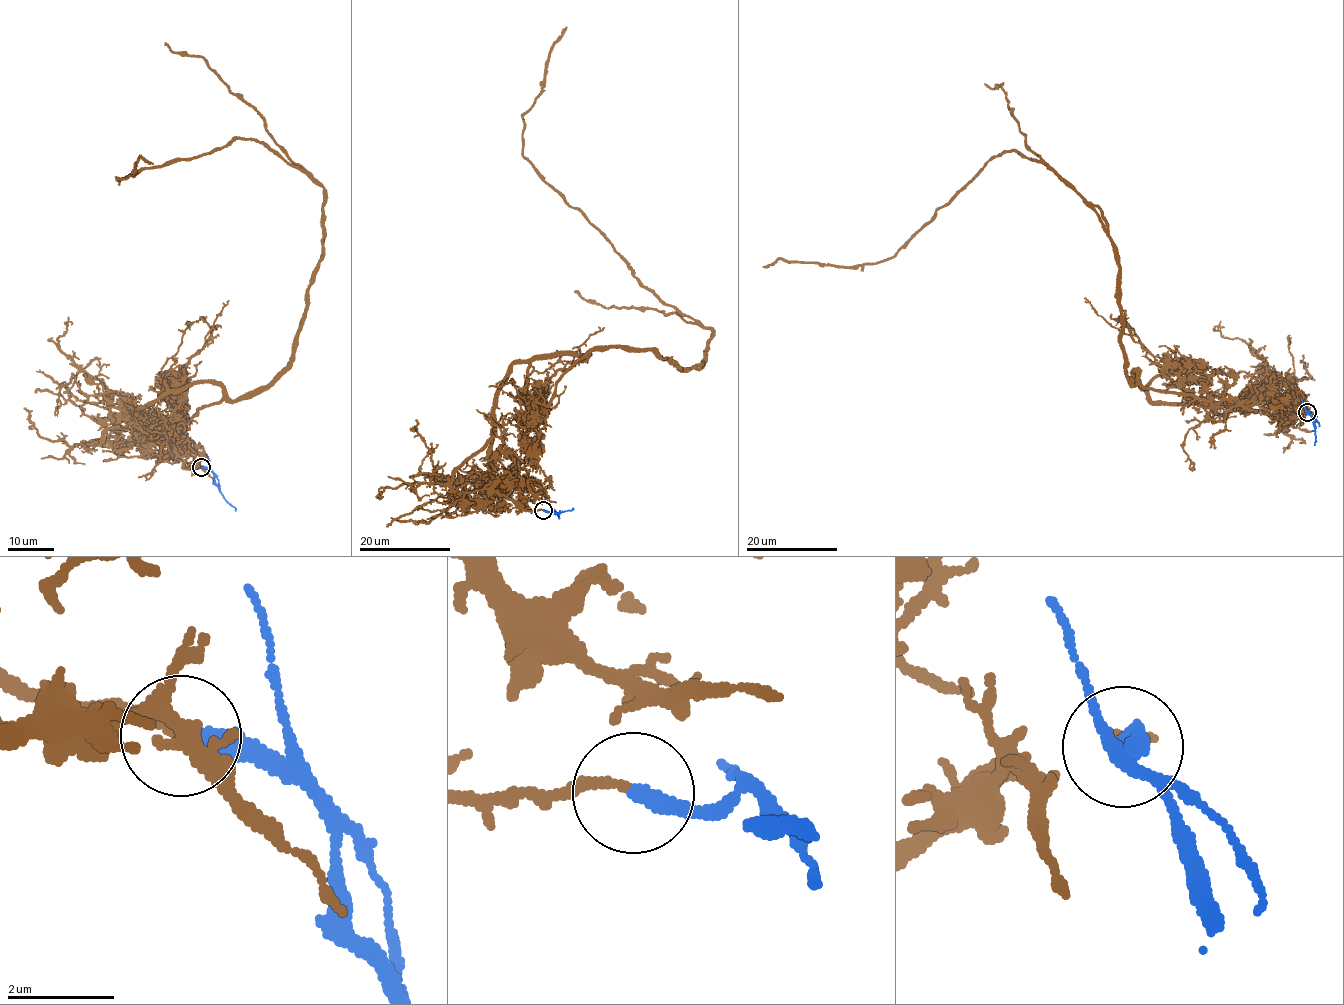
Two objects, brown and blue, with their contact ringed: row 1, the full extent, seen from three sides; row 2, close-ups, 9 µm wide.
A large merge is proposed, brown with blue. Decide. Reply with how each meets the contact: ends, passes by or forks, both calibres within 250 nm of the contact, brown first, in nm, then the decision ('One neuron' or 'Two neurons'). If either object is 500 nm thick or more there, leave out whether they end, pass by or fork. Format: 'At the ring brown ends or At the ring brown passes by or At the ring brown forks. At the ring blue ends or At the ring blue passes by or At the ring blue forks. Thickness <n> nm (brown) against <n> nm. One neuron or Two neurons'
At the ring brown ends. At the ring blue ends. Thickness 170 nm (brown) against 340 nm. One neuron

